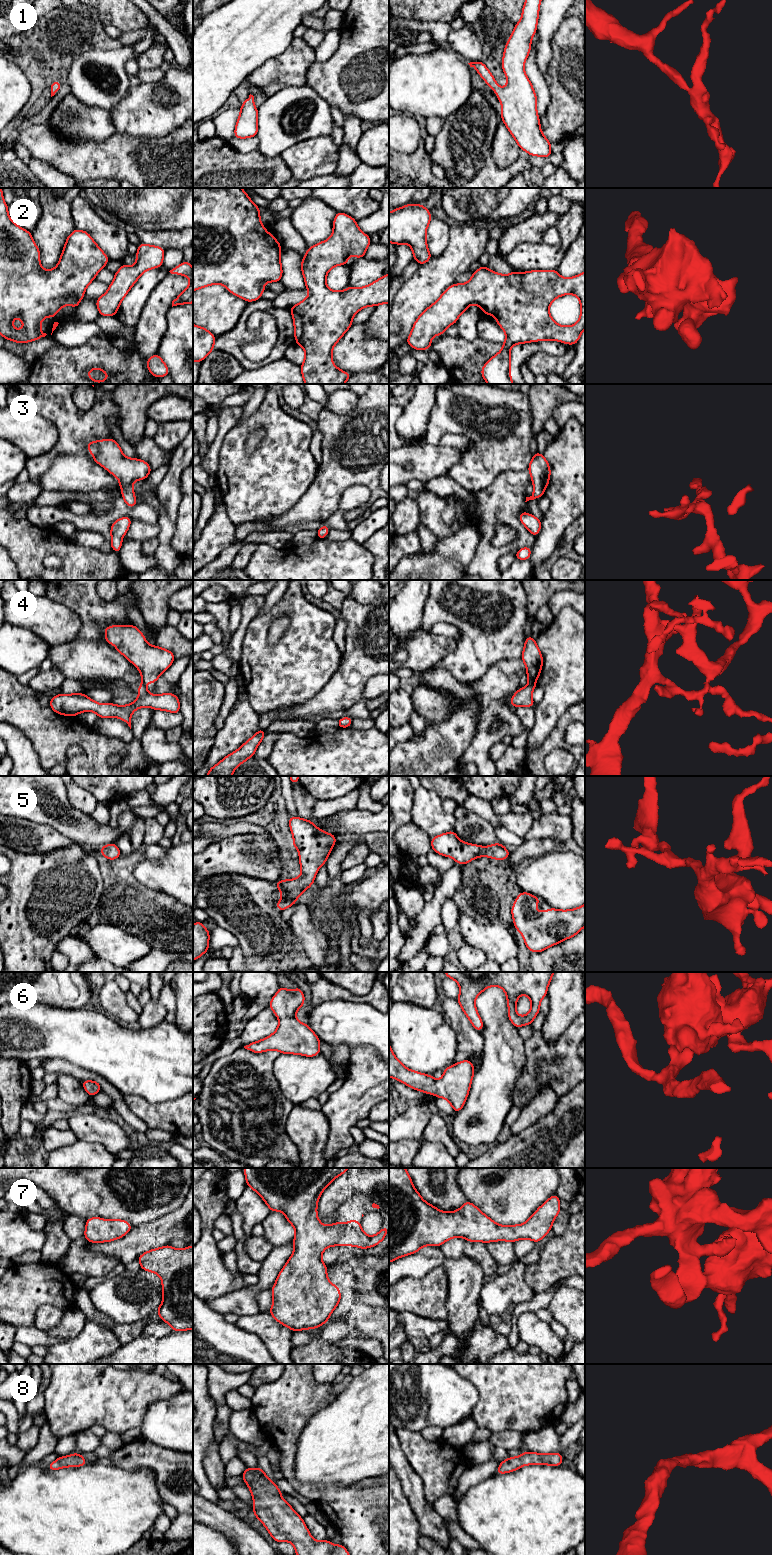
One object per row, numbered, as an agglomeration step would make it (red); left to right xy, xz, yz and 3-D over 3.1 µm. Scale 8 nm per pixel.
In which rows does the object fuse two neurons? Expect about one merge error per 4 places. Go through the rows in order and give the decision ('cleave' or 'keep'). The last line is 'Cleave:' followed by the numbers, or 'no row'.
1: keep
2: keep
3: keep
4: cleave
5: keep
6: keep
7: keep
8: keep
Cleave: 4

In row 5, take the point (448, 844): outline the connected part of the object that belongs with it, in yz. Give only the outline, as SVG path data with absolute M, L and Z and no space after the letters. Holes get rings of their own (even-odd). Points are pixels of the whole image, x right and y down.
M454 830L431 838L432 850L442 856L452 857L456 863L465 865L475 858L487 856L495 860L505 860L510 852L500 843L479 846L461 841Z

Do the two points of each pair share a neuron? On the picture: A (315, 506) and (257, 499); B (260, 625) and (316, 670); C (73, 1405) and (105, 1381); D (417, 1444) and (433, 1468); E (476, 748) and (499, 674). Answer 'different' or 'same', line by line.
A: different
B: same
C: same
D: same
E: same

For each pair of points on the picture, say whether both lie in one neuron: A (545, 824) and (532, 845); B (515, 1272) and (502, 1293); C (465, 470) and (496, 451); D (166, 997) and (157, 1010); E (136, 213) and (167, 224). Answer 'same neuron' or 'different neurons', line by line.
A: different neurons
B: same neuron
C: same neuron
D: different neurons
E: same neuron

